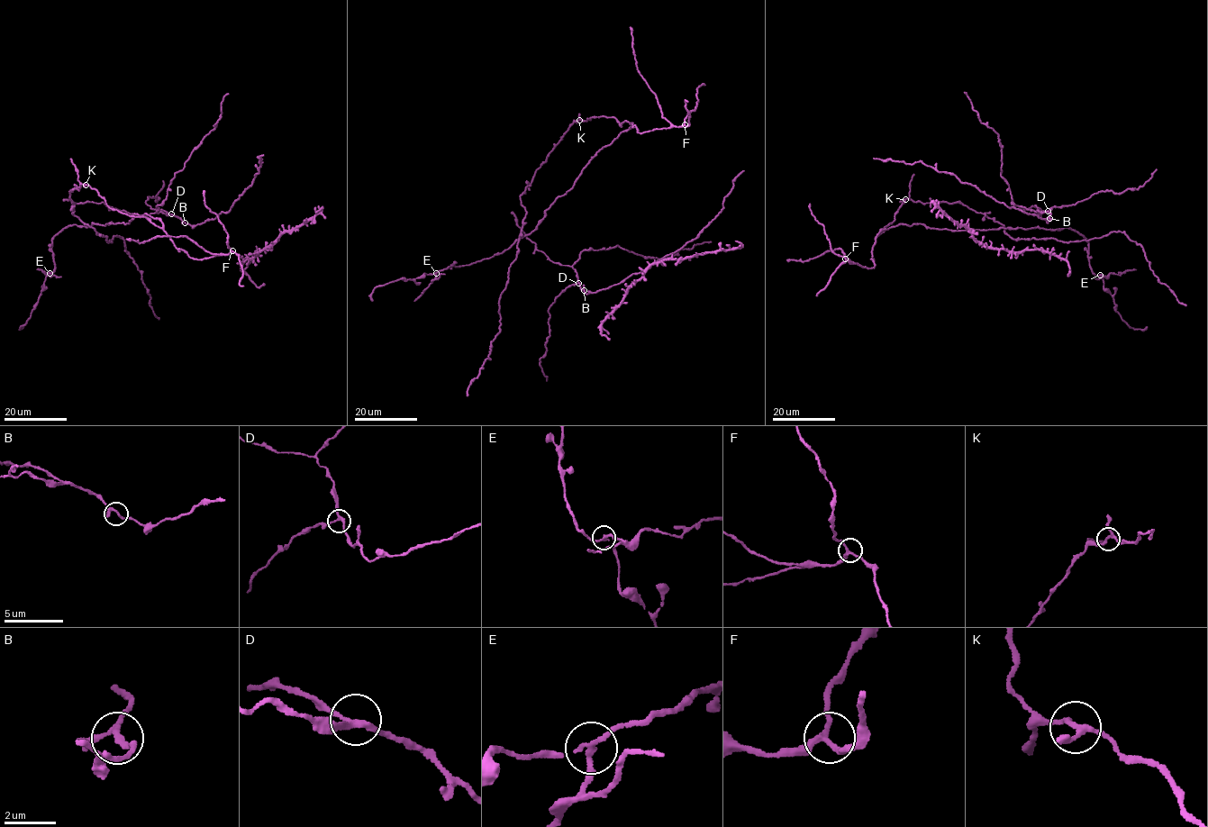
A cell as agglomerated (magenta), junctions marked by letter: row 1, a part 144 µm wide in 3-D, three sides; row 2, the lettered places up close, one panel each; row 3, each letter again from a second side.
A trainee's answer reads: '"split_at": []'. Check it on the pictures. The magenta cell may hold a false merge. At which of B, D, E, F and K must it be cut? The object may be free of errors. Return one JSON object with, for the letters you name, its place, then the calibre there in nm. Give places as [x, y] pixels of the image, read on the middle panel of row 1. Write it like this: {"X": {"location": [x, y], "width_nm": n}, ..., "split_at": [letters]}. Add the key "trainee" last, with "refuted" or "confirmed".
{"E": {"location": [436, 273], "width_nm": 170}, "split_at": ["E"], "trainee": "refuted"}

